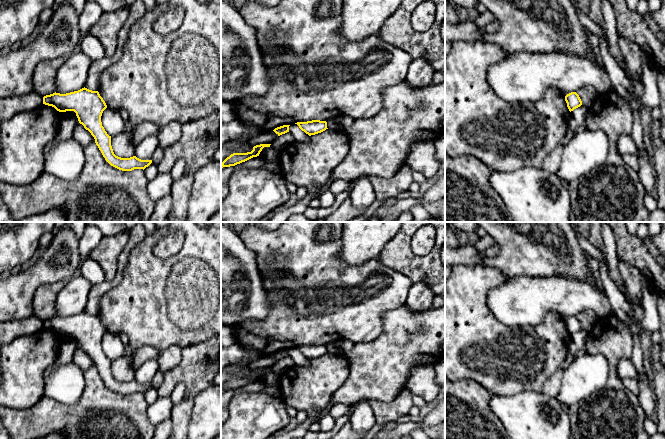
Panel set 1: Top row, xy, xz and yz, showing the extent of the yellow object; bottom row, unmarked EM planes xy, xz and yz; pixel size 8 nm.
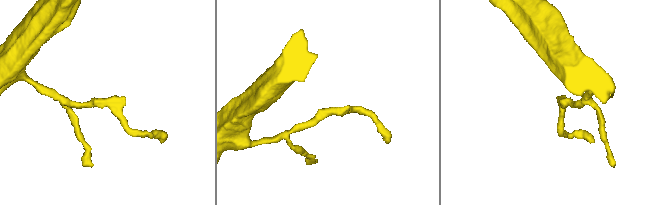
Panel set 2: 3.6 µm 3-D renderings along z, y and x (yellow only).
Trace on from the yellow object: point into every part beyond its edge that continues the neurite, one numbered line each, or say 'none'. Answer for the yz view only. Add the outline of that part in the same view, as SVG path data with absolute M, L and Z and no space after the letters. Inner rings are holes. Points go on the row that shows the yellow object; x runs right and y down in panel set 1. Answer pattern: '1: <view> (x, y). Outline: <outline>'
none

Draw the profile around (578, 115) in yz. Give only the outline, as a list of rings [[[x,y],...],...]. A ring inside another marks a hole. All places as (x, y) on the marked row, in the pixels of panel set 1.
[[[581,105],[580,107],[574,109],[570,112],[571,118],[569,120],[569,126],[565,136],[560,140],[559,144],[566,145],[575,135],[577,129],[584,123],[589,108]]]

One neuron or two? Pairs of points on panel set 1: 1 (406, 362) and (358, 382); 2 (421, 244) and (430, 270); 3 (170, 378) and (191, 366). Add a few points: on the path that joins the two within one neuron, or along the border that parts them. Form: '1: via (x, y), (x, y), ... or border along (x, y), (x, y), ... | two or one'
1: via (394, 362), (386, 362), (370, 377) | one
2: border along (434, 243), (424, 255), (416, 255), (410, 248) | two
3: via (175, 376), (186, 371) | one

